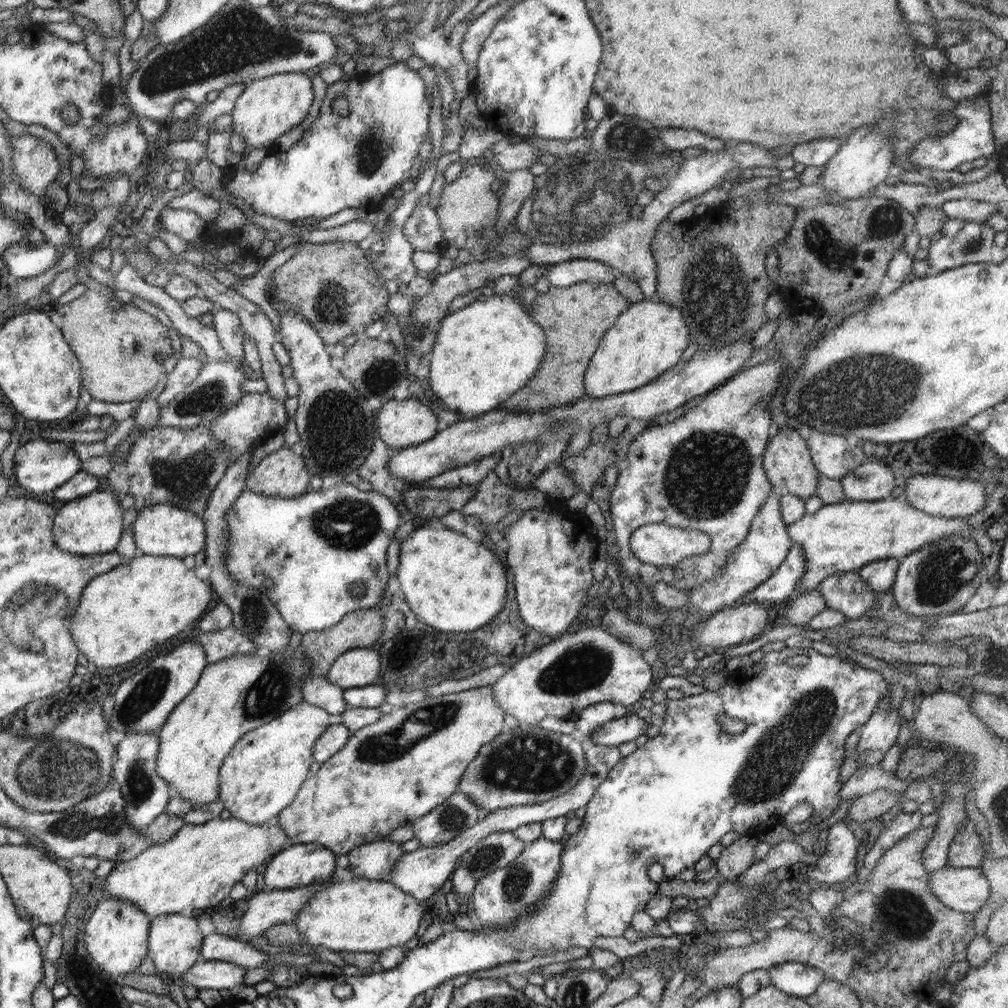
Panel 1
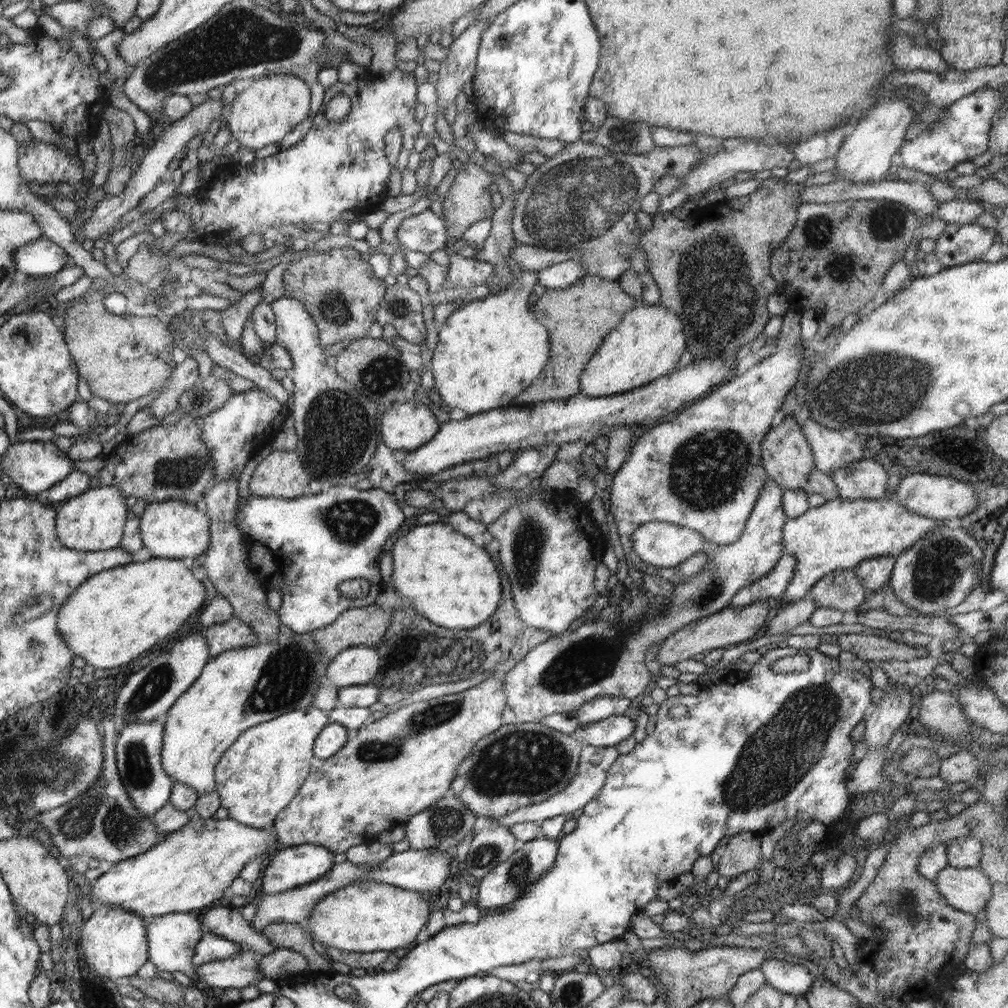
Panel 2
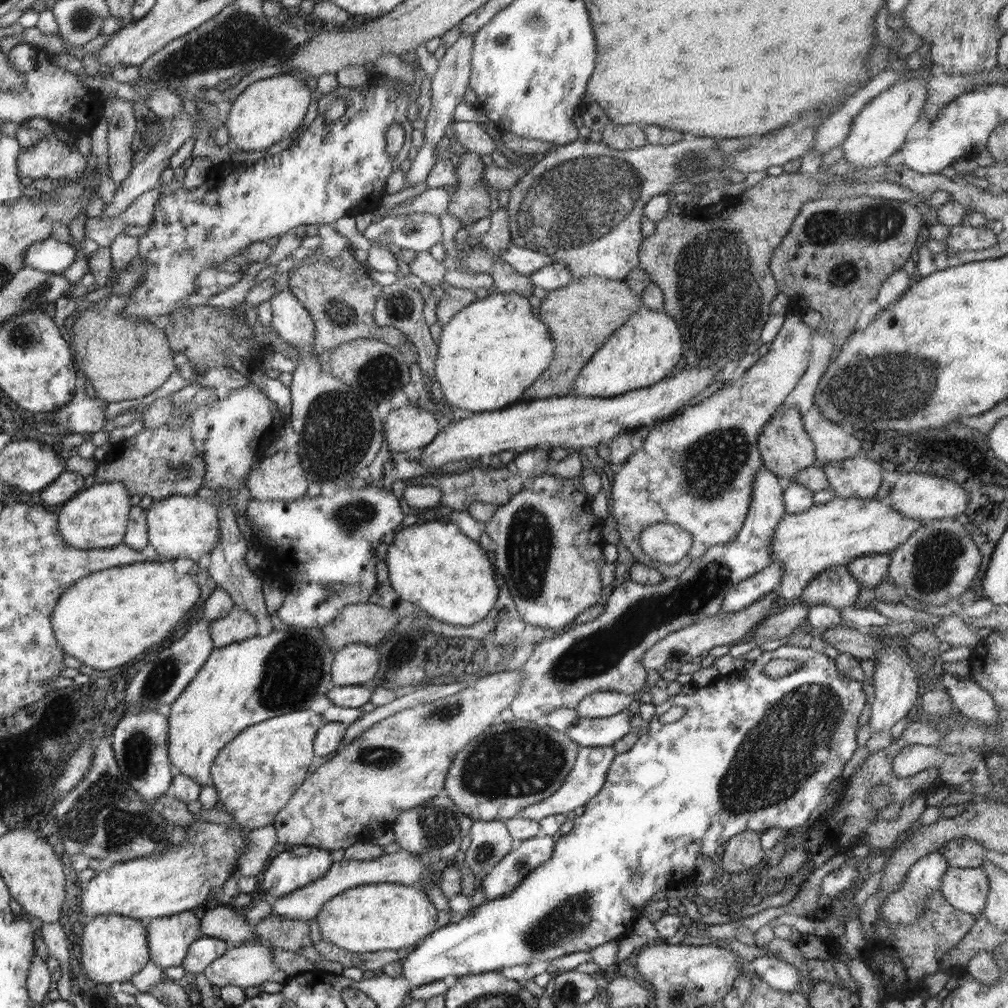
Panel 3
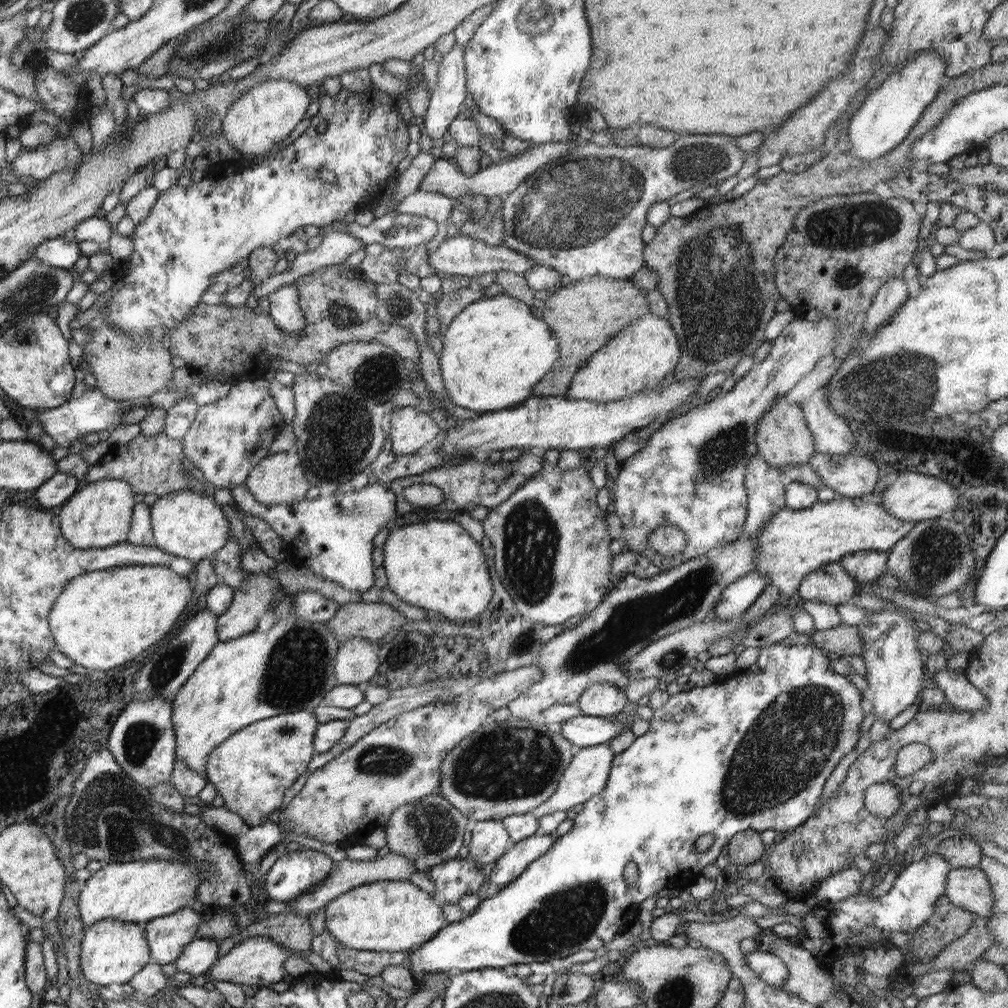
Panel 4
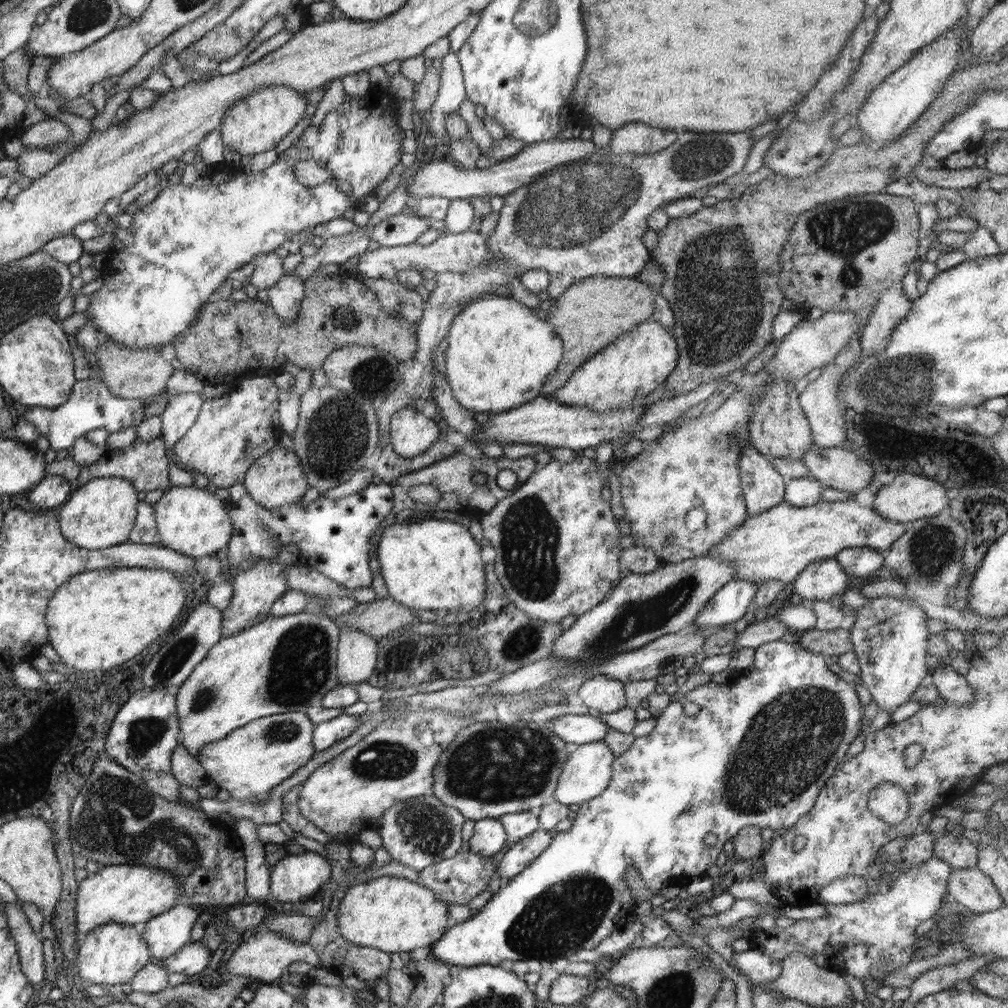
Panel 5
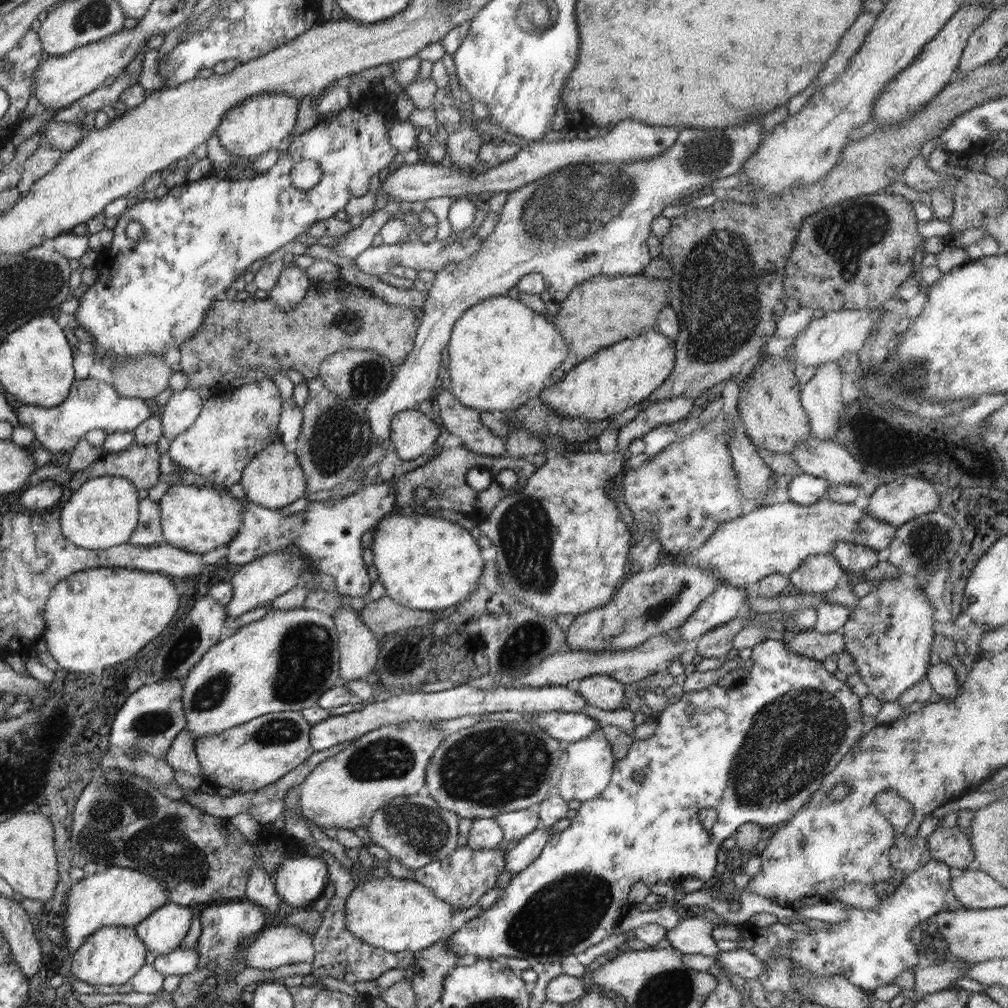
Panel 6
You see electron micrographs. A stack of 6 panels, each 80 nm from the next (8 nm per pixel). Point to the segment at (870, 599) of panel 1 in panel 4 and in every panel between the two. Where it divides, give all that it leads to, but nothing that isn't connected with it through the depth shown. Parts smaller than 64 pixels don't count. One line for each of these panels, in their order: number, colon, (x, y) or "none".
2: (841, 589)
3: (836, 587)
4: (831, 584)

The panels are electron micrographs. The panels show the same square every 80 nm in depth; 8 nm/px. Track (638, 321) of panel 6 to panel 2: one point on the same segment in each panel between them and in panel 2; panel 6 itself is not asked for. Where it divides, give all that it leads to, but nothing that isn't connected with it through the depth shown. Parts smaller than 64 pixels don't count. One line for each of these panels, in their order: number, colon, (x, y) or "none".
2: (578, 318)
3: (580, 317)
4: (584, 316)
5: (588, 316)

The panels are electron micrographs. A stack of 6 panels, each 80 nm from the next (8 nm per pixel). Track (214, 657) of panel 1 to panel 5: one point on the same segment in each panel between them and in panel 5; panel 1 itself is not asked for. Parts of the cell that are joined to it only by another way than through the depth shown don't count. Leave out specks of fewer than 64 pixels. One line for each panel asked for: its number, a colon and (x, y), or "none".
2: (234, 634)
3: (238, 626)
4: (252, 601)
5: (255, 590)

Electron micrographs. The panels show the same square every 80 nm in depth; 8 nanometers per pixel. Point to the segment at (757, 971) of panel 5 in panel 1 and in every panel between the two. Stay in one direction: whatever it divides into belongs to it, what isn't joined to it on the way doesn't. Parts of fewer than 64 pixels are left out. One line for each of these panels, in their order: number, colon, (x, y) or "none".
1: (800, 980)
2: (790, 978)
3: (780, 975)
4: (766, 965)

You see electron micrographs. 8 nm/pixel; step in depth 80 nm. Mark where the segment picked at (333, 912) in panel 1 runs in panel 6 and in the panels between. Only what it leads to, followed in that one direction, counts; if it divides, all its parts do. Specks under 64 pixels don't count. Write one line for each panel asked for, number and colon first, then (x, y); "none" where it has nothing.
2: (368, 916)
3: (373, 917)
4: (388, 915)
5: (392, 914)
6: (398, 915)

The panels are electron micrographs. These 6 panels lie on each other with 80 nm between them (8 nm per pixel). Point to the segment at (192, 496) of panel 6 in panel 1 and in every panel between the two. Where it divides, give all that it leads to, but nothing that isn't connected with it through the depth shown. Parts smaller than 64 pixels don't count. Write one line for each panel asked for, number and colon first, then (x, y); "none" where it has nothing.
1: (160, 529)
2: (177, 529)
3: (181, 526)
4: (186, 523)
5: (194, 521)

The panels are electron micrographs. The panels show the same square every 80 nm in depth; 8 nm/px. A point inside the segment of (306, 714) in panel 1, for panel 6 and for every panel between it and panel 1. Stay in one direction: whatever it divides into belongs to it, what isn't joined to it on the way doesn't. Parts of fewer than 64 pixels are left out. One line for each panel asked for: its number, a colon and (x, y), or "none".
2: (256, 780)
3: (258, 774)
4: (252, 770)
5: (250, 761)
6: (249, 756)

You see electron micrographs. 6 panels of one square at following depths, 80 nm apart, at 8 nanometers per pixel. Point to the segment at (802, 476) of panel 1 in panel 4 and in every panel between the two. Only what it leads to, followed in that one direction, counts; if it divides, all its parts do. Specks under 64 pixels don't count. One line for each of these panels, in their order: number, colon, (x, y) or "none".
2: (787, 456)
3: (786, 448)
4: (782, 435)

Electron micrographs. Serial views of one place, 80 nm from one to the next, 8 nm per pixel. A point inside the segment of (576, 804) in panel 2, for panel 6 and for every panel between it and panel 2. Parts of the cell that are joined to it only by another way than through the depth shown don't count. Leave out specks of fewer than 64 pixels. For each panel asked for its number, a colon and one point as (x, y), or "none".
3: (586, 779)
4: (588, 773)
5: (586, 774)
6: (588, 764)

